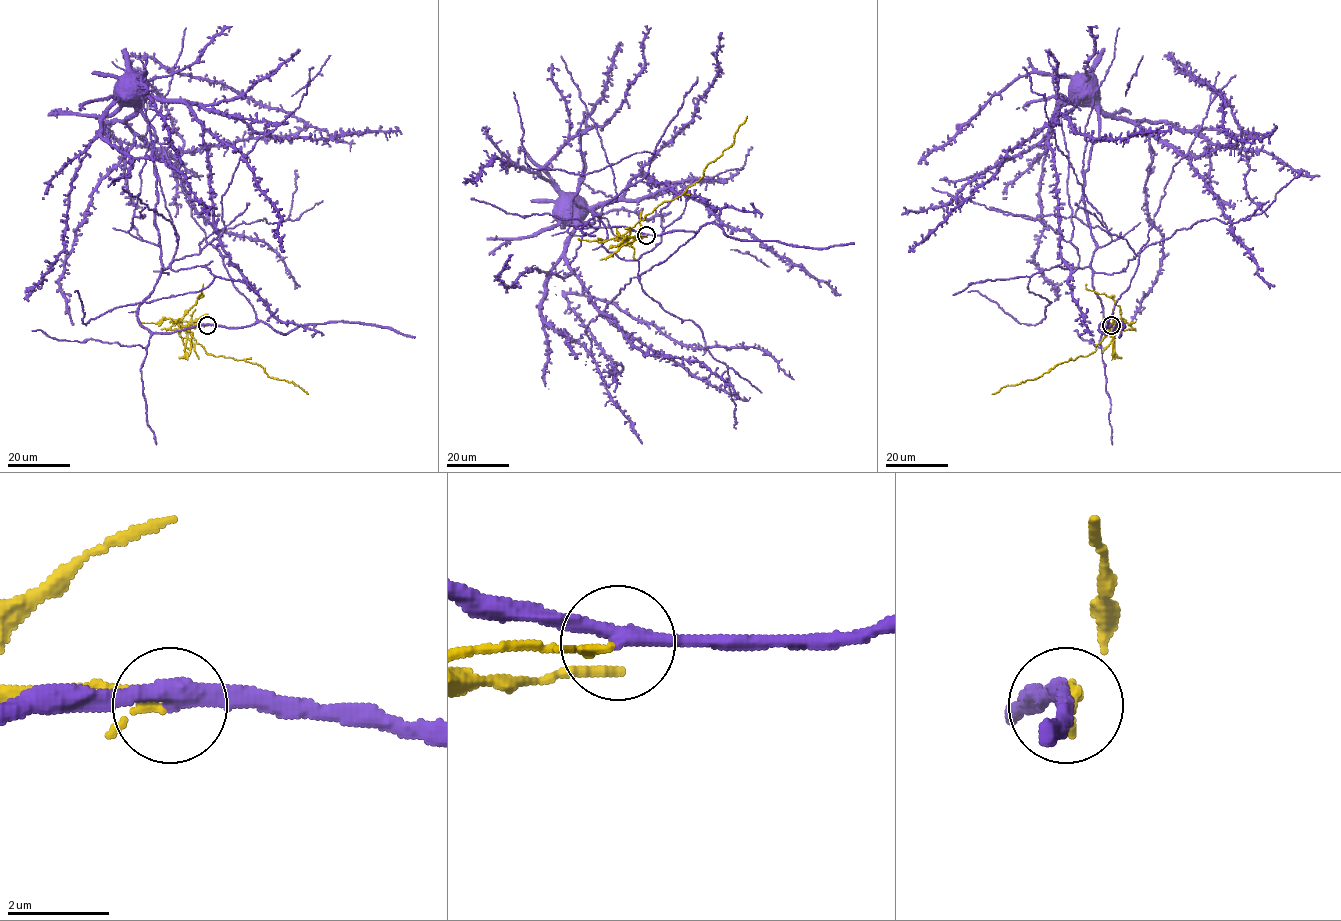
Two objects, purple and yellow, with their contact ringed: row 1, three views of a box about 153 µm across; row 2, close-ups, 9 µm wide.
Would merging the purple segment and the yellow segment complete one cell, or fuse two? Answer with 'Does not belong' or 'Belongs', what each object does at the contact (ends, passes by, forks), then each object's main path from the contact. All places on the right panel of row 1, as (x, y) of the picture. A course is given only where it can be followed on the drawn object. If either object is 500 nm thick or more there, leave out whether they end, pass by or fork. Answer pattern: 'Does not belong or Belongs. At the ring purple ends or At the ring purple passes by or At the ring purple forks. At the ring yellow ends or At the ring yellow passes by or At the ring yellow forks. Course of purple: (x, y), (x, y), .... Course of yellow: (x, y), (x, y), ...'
Does not belong. At the ring purple passes by. At the ring yellow ends. Course of purple: (1111, 325), (1187, 158), (1134, 122), (1247, 158), (1227, 99), (1169, 57), (1221, 97), (1246, 151). Course of yellow: (1111, 325), (1107, 336), (1090, 354), (1058, 364), (1039, 377), (1006, 386), (992, 394)

